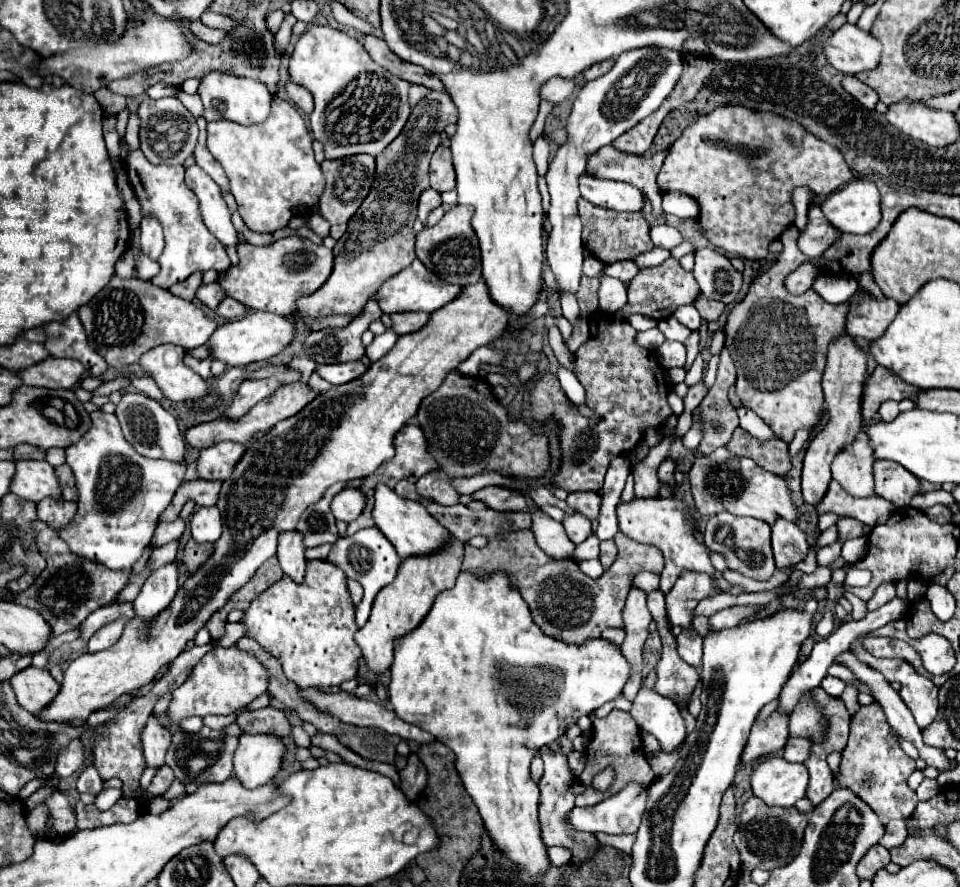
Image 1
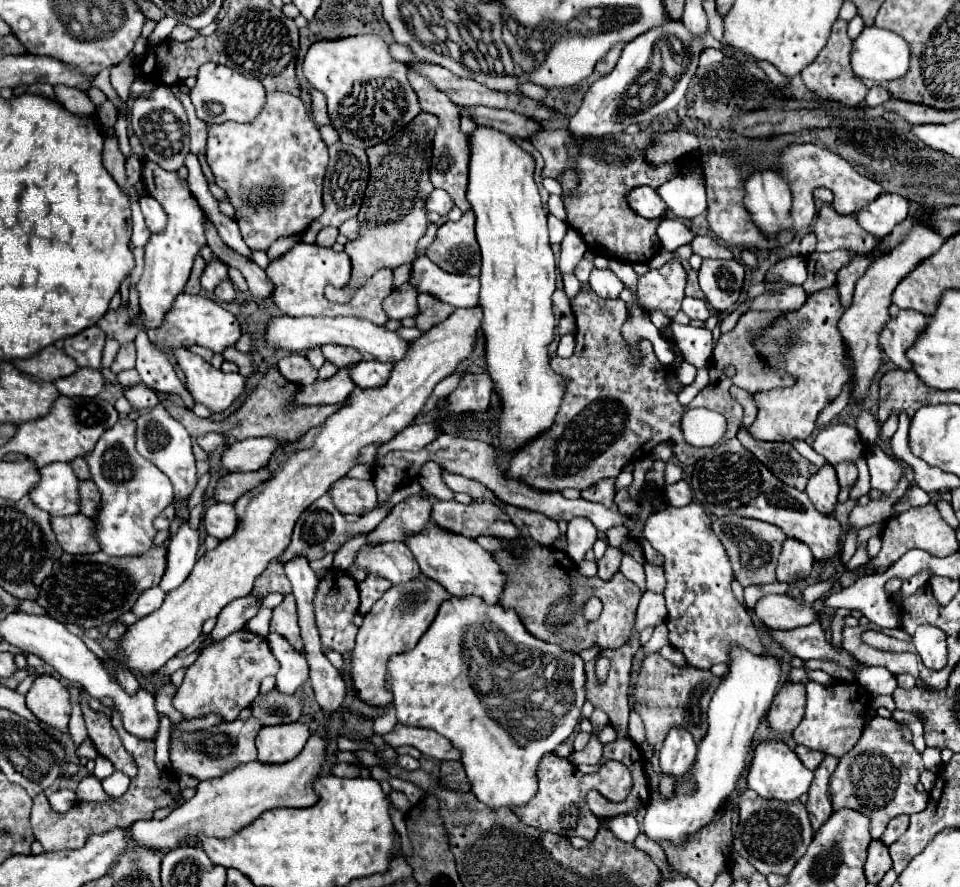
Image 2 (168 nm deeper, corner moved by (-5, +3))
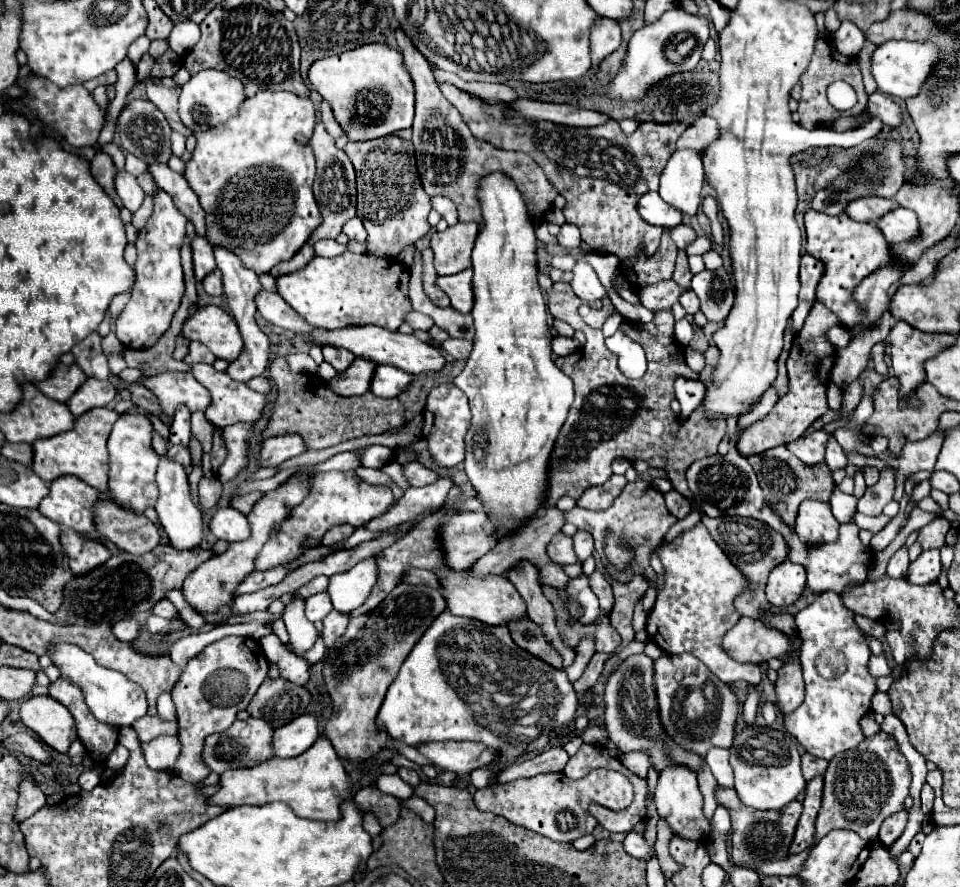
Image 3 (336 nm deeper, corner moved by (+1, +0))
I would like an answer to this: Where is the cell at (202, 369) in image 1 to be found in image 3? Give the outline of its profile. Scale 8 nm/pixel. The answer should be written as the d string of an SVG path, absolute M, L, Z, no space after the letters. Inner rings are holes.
M189 343L189 353L185 355L185 359L183 359L185 363L189 363L189 365L193 365L193 363L209 363L209 365L213 365L215 363L215 355L203 345L203 343Z

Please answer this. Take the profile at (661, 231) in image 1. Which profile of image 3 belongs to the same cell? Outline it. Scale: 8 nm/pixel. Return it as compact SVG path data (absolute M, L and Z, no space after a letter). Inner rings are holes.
M677 225L677 227L673 227L671 231L671 239L673 239L673 243L679 247L679 249L685 249L697 235L695 235L695 231L689 227L689 225Z

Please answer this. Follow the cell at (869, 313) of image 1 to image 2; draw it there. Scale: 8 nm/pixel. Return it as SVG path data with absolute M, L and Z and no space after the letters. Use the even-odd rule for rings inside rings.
M901 310L899 318L887 322L879 340L883 352L889 356L889 360L895 366L903 370L911 370L911 360L907 360L905 352L907 348L911 348L911 344L915 344L919 332L923 332L925 326L927 326L927 316L915 310Z

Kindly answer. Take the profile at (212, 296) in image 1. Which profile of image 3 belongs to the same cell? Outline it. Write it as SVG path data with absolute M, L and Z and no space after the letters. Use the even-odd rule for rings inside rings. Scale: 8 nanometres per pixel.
M195 237L195 241L191 243L193 249L193 265L195 265L195 279L203 281L211 271L217 269L215 259L213 259L213 249L207 243L207 239L203 237Z

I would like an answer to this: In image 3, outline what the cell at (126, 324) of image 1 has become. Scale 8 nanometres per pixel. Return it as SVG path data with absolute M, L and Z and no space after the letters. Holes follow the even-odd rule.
M215 305L197 307L197 311L185 319L181 335L187 341L201 341L215 357L225 361L233 361L243 347L237 323Z

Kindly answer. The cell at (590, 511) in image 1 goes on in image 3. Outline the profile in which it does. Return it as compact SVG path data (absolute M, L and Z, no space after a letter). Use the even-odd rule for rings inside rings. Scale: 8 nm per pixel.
M611 475L611 479L605 481L603 485L587 487L583 495L577 499L577 505L585 509L593 509L593 511L607 509L615 501L615 497L623 491L625 483L627 479L623 475Z

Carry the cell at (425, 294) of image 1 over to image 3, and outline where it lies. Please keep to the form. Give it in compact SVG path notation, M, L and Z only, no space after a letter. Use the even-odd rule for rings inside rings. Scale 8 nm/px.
M461 271L449 277L437 277L437 285L451 299L451 307L463 315L467 315L473 307L473 291L471 291L471 275L473 271Z

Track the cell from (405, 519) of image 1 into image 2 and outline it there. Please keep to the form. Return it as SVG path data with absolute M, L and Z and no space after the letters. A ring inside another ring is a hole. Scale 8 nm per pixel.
M429 524L419 532L419 536L409 536L405 546L413 552L415 560L421 566L421 572L427 578L439 582L451 596L479 596L485 604L499 604L507 578L503 576L503 570L499 568L491 552L483 550L477 540L455 536L451 532L445 532L443 528L437 528L435 524Z

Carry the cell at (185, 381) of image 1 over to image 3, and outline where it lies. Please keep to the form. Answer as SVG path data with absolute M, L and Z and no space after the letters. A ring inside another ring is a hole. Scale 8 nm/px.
M195 363L191 365L191 375L211 393L211 405L205 411L207 421L211 421L215 427L227 427L239 421L257 421L261 417L261 411L265 407L265 395L251 391L245 383L233 381L229 379L227 373L223 371L215 371L213 365L205 365L205 363Z

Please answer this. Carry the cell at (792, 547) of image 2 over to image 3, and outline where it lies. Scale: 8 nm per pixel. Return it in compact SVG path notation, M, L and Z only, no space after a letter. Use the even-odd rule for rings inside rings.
M793 561L779 563L767 581L767 599L771 605L791 605L805 589L805 567Z

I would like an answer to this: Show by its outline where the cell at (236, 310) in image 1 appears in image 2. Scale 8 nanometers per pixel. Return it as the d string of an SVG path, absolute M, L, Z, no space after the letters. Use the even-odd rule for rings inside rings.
M223 280L223 282L217 284L217 288L215 288L215 296L217 296L219 300L223 300L223 302L235 300L235 288L233 288L233 284L231 284L229 280Z

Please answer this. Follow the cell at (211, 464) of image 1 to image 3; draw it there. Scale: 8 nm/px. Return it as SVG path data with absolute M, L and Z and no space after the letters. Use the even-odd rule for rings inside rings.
M297 435L269 437L261 443L257 463L259 463L259 467L275 467L275 465L279 465L303 451L305 451L305 445Z

